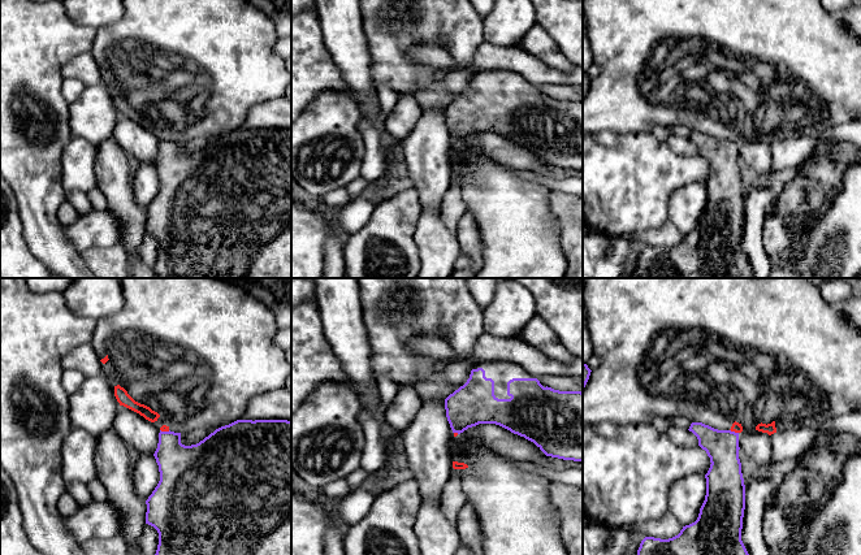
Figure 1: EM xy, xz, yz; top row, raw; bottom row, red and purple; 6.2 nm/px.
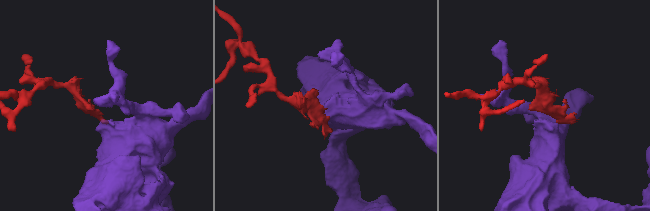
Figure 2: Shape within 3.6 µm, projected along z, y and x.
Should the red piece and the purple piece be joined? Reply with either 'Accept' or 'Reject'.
Reject

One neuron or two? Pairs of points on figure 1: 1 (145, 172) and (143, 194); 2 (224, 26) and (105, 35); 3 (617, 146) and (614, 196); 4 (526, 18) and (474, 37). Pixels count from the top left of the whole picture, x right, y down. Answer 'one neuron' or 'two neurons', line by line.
1: one neuron
2: one neuron
3: one neuron
4: two neurons

